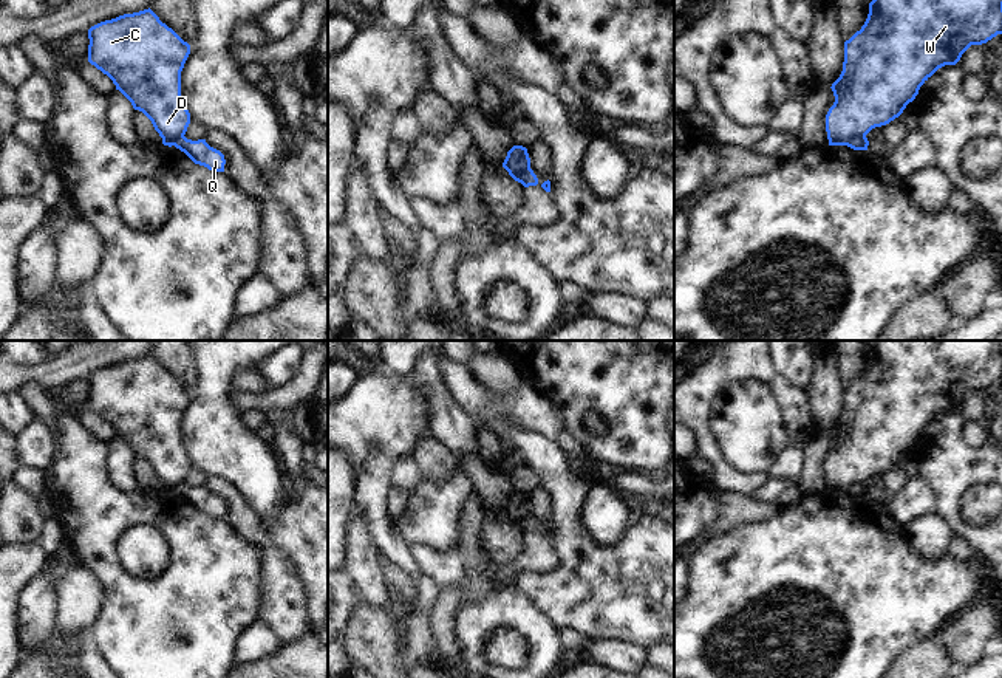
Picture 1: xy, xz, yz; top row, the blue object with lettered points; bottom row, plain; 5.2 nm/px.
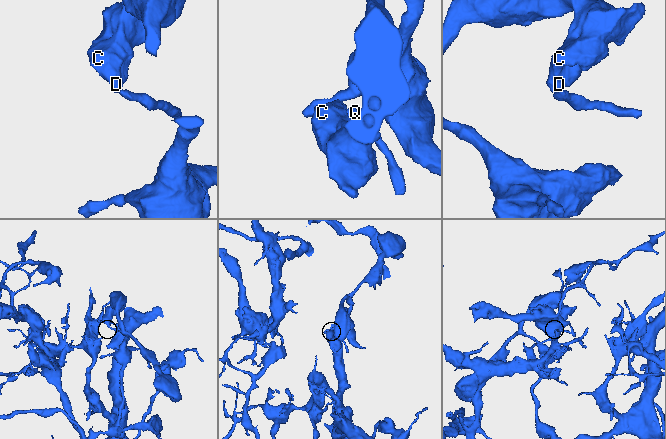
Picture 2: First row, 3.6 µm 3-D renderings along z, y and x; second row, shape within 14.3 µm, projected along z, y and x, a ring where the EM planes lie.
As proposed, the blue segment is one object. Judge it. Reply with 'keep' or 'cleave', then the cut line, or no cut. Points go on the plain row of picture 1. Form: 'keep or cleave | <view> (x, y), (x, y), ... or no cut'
cleave | yz (865, 483), (854, 483), (846, 491)

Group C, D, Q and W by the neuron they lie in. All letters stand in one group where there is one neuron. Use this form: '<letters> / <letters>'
C D W / Q

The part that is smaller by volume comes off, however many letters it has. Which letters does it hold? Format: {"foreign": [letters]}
{"foreign": ["Q"]}

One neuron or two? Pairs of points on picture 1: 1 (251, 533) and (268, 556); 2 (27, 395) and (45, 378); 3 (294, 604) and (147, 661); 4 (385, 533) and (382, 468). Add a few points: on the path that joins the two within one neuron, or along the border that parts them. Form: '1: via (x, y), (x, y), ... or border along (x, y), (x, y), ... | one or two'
1: border along (257, 545), (272, 544), (293, 564) | two
2: border along (19, 390), (34, 384), (44, 392) | two
3: border along (257, 581), (255, 619) | two
4: via (376, 517), (376, 483) | one

